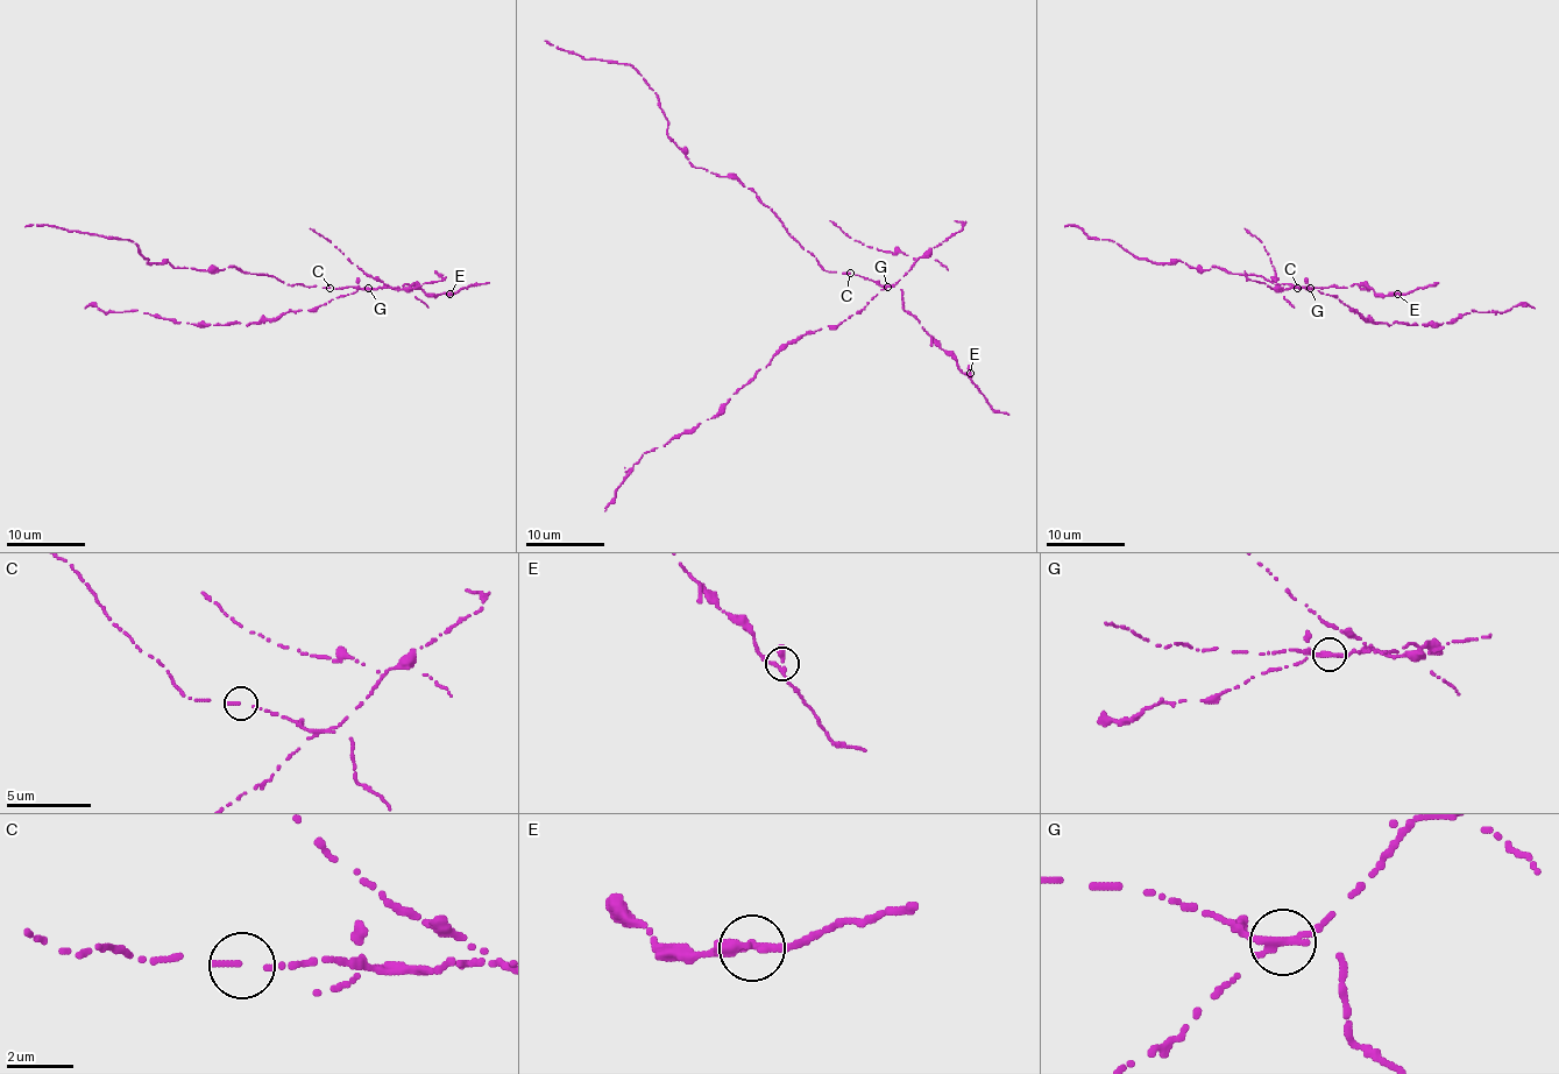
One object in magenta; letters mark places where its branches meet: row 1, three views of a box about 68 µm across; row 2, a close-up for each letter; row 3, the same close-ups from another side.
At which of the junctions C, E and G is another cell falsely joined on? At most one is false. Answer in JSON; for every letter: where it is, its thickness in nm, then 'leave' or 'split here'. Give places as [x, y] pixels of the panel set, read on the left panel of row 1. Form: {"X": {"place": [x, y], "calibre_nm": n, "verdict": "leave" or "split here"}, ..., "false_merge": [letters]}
{"C": {"place": [330, 288], "calibre_nm": 200, "verdict": "leave"}, "E": {"place": [450, 294], "calibre_nm": 280, "verdict": "leave"}, "G": {"place": [368, 288], "calibre_nm": 260, "verdict": "split here"}, "false_merge": ["G"]}

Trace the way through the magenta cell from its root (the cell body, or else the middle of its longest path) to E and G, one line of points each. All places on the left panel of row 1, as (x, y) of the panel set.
E: (330, 288), (398, 288), (417, 284), (426, 294), (450, 294)
G: (330, 288), (367, 288)

